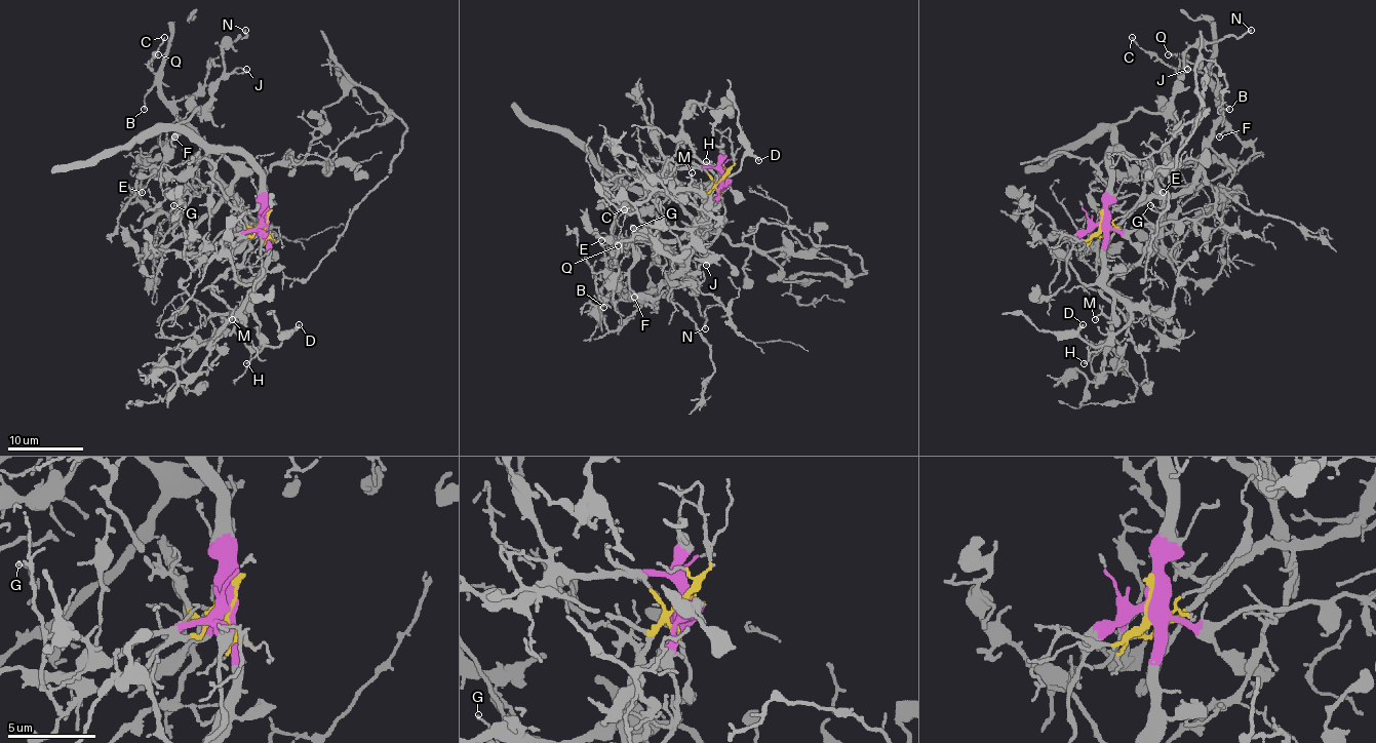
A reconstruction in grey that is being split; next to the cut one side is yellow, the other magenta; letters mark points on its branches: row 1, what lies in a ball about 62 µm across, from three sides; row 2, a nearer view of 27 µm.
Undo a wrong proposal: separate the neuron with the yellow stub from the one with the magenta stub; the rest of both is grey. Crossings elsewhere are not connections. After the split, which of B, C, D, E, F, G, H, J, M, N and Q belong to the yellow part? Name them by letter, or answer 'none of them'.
B, C, F, G, Q

